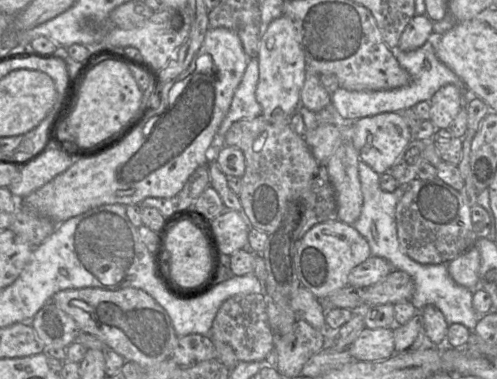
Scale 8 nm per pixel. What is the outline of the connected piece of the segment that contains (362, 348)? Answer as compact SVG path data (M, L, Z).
M364 328L348 347L354 360L378 361L396 353L393 328Z

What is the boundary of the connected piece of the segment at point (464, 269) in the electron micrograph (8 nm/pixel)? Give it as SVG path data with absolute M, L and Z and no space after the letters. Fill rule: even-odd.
M472 246L447 264L451 278L457 284L469 289L476 289L481 285L480 265L481 256L476 246Z

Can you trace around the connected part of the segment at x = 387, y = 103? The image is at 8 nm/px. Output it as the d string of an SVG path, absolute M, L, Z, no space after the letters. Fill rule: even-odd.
M428 40L423 46L413 51L394 51L400 66L411 76L411 82L408 85L380 91L350 91L339 87L331 94L331 103L318 112L313 112L300 104L298 112L303 117L306 130L313 130L322 124L337 124L341 120L357 120L384 112L402 113L419 102L429 101L446 84L453 84L464 93L466 92L467 87L464 82L436 56L434 40ZM425 61L430 63L428 70L424 67Z

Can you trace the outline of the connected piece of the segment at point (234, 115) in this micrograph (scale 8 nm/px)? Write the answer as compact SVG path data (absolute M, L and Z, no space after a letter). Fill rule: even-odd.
M257 58L249 60L242 80L235 90L231 106L223 119L211 145L216 148L225 146L224 138L234 122L242 119L254 119L262 114L261 105L256 99L259 81L259 63Z

